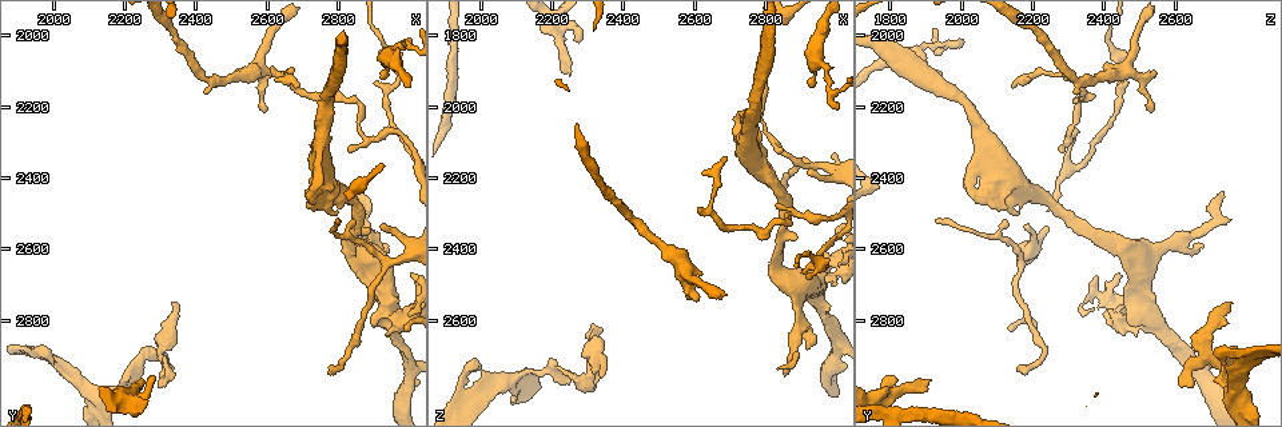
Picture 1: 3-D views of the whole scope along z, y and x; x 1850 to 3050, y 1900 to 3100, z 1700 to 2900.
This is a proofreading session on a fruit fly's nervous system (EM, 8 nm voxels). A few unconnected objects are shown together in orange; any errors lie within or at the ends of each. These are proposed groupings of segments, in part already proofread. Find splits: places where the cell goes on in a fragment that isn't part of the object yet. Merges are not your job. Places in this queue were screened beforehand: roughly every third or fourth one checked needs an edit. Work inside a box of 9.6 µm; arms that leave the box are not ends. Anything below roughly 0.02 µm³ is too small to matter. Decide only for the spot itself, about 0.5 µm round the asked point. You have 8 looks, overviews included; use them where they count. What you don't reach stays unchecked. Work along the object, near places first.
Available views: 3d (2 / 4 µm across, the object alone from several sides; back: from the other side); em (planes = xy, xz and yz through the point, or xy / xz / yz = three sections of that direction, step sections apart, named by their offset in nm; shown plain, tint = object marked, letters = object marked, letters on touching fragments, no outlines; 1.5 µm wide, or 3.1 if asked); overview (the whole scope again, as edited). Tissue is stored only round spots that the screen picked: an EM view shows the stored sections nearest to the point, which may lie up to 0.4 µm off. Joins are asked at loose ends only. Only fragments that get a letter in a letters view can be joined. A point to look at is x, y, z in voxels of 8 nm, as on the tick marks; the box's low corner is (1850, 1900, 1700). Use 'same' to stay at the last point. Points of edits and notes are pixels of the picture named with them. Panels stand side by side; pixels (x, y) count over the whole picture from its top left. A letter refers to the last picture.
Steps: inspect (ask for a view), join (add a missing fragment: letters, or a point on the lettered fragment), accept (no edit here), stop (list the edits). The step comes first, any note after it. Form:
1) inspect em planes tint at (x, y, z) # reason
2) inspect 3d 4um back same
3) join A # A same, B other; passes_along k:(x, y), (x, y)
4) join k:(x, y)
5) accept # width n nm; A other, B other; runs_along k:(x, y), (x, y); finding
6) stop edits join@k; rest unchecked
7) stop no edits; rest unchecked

inspect em planes letters at (2610, 2110, 2540) # thin end

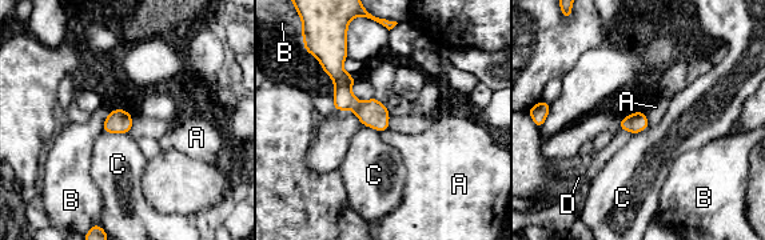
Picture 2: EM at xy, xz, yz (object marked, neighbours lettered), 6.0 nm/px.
accept # A other, B other, C other, D other; border 2:(644, 111), (649, 126); no lettered fragment goes on from it

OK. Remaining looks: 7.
inspect em planes letters at (2240, 2980, 1920) # free end

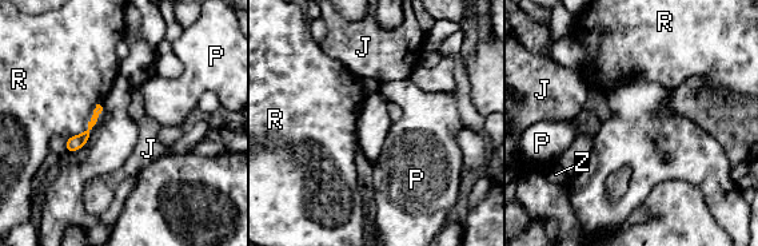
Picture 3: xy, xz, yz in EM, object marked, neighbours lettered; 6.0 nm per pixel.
accept # longest_contact R 140 nm; J other, P other, R other, Z other; border 3:(84, 130), (66, 141); no lettered fragment goes on from it

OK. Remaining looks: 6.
inspect 3d 2um at (2920, 2600, 2680) # tapers out

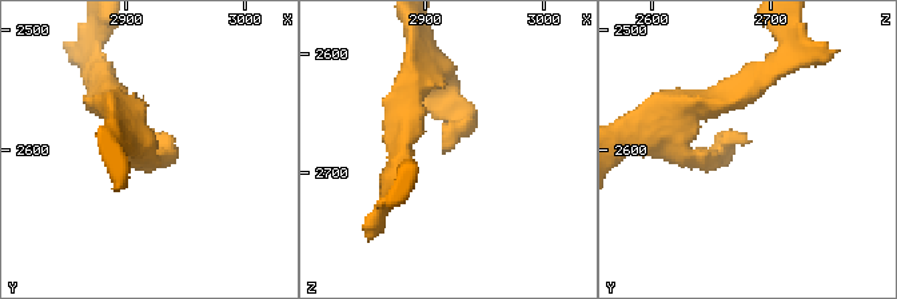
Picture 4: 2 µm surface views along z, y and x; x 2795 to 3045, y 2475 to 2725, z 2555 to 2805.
inspect em planes tint at (2914, 2594, 2680) # shape alone is not enough

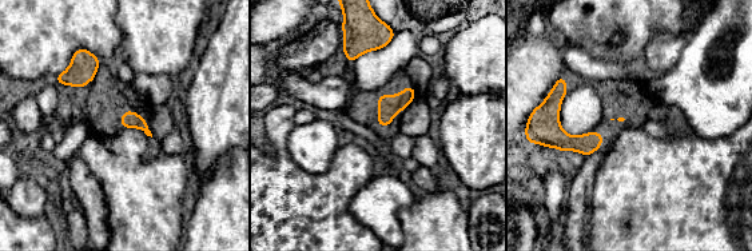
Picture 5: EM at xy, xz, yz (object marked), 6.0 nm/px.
inspect em planes letters same

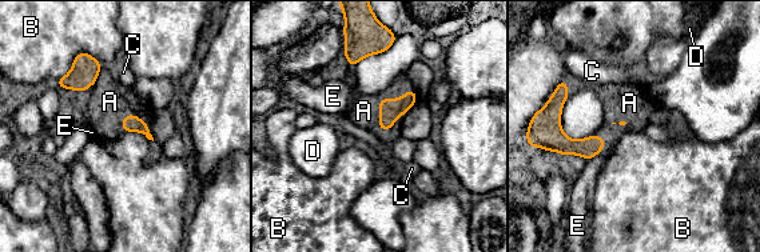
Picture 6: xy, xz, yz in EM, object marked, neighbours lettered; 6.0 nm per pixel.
join 6:(363, 111) # A same, B other, C other, D other, E other; the cell continues

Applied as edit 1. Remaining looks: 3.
stop edits join@6; rest unchecked

